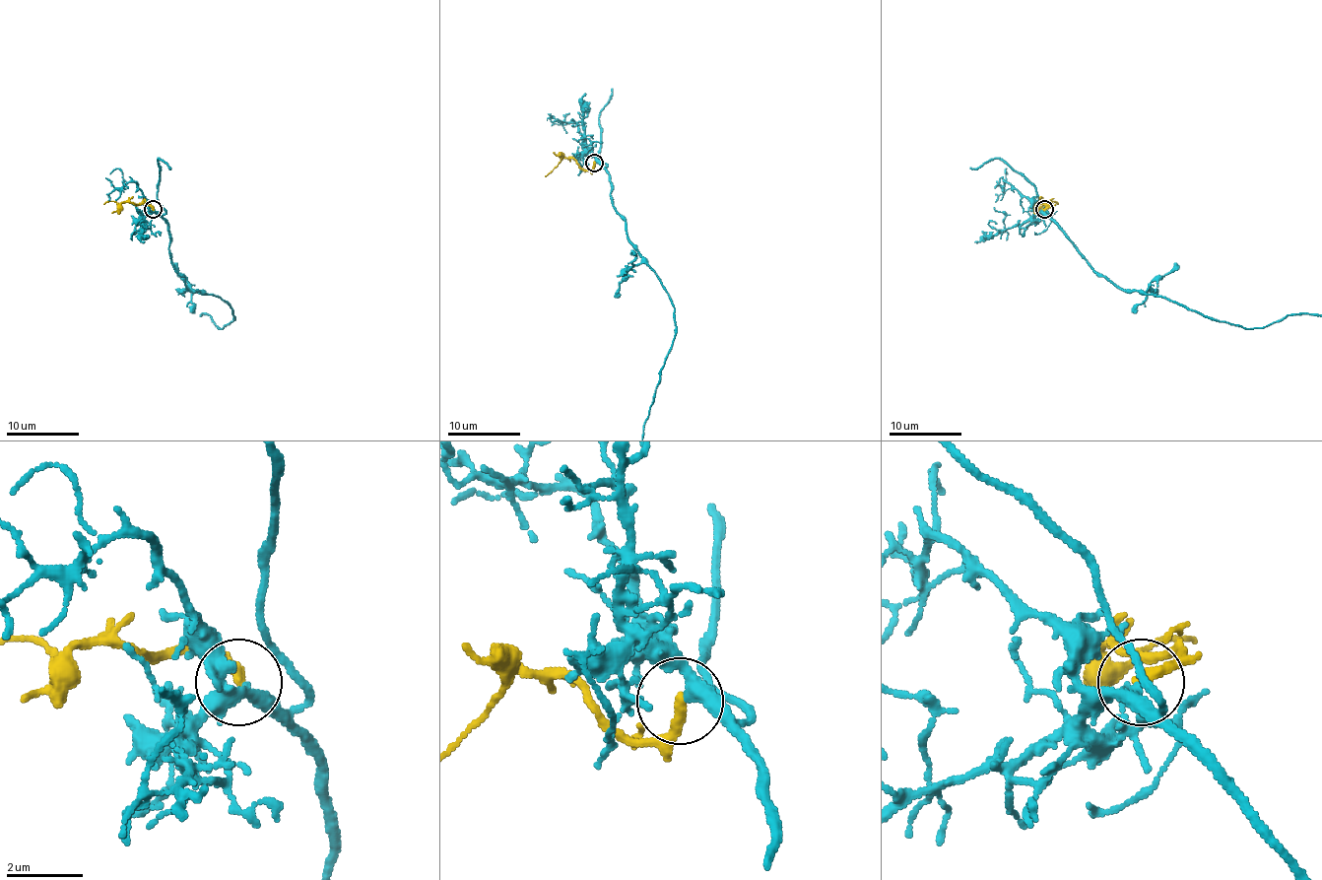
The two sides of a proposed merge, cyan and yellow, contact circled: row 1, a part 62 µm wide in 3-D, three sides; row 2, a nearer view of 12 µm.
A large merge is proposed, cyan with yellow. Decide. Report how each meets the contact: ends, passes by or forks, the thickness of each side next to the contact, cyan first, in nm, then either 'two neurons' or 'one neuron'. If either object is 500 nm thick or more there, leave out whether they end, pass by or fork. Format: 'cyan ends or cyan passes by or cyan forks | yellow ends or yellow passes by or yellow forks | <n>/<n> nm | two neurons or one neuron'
cyan passes by | yellow ends | 320/280 nm | one neuron

